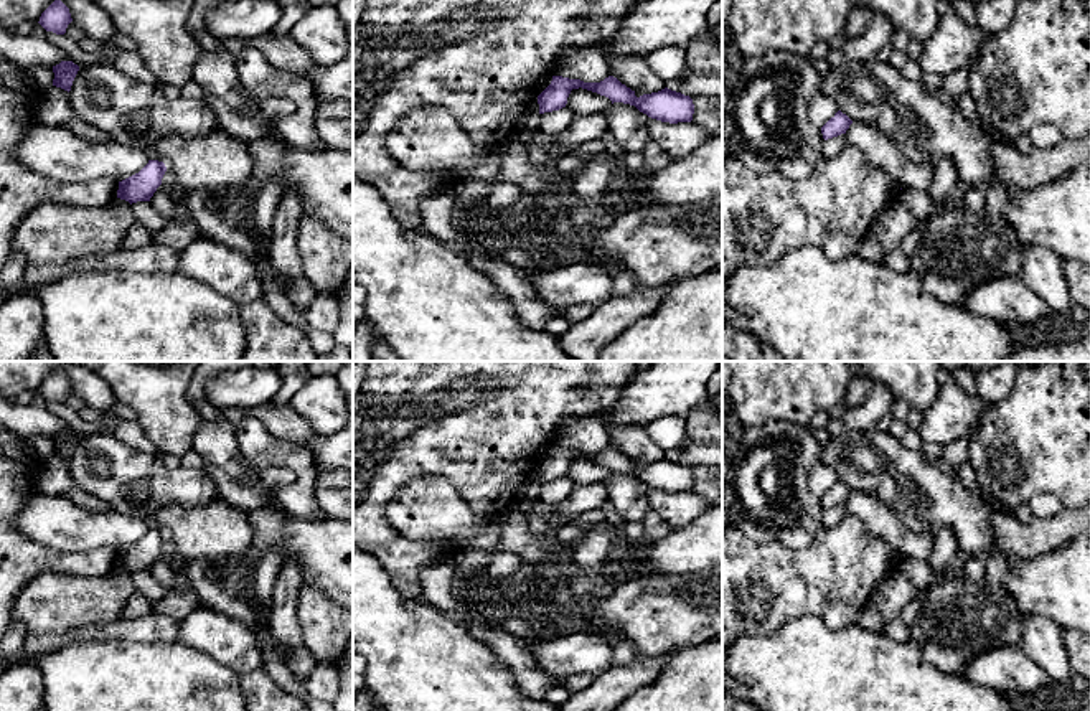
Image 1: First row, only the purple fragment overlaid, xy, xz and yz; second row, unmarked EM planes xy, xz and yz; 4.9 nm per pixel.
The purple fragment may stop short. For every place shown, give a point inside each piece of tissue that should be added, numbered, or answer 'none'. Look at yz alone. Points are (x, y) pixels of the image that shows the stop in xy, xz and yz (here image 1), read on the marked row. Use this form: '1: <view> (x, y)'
none

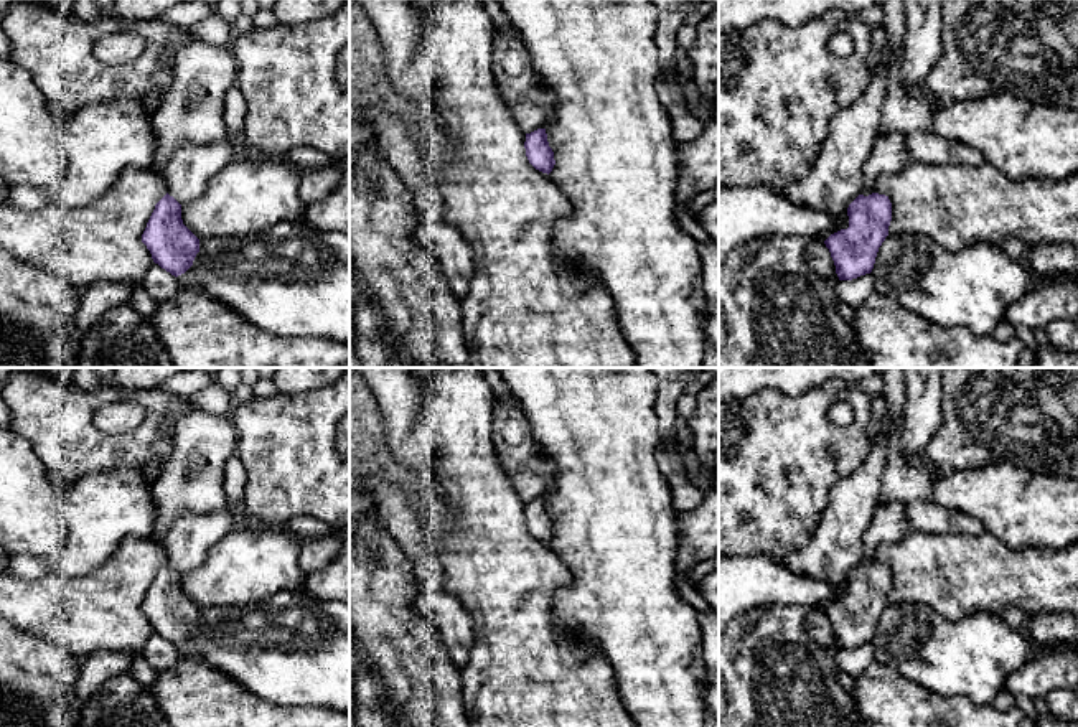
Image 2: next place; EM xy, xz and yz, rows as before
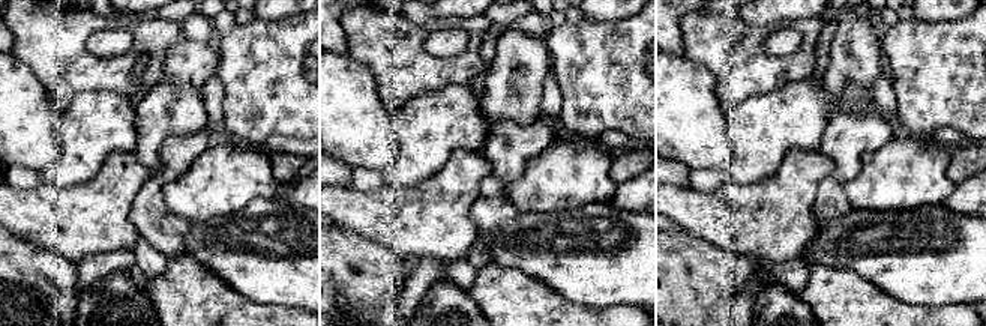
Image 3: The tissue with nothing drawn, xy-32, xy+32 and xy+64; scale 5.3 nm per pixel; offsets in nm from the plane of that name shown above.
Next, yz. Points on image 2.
1: yz (889, 154)

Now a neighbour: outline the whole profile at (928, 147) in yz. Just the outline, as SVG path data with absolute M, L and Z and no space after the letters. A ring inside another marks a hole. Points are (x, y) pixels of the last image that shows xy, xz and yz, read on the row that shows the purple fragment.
M916 130L905 138L912 162L926 165L968 165L977 167L984 155L963 142L946 138L933 130Z

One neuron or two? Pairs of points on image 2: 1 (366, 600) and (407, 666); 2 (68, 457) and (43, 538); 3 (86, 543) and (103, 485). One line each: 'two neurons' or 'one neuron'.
1: one neuron
2: two neurons
3: one neuron

